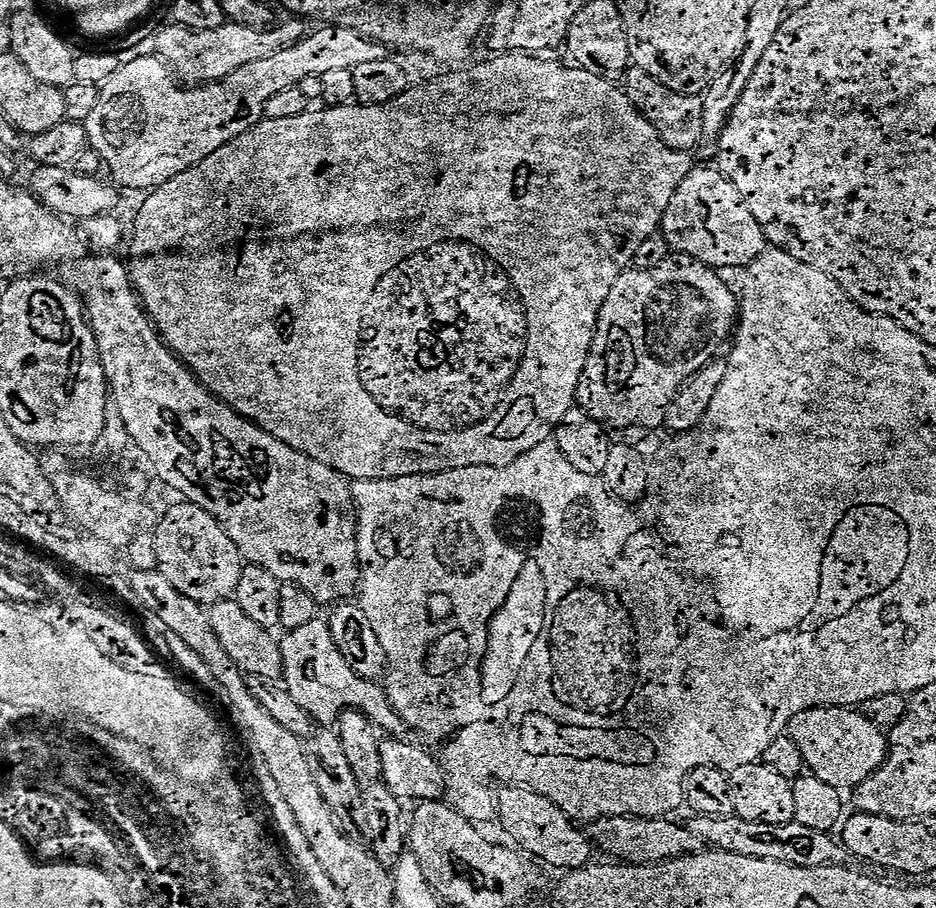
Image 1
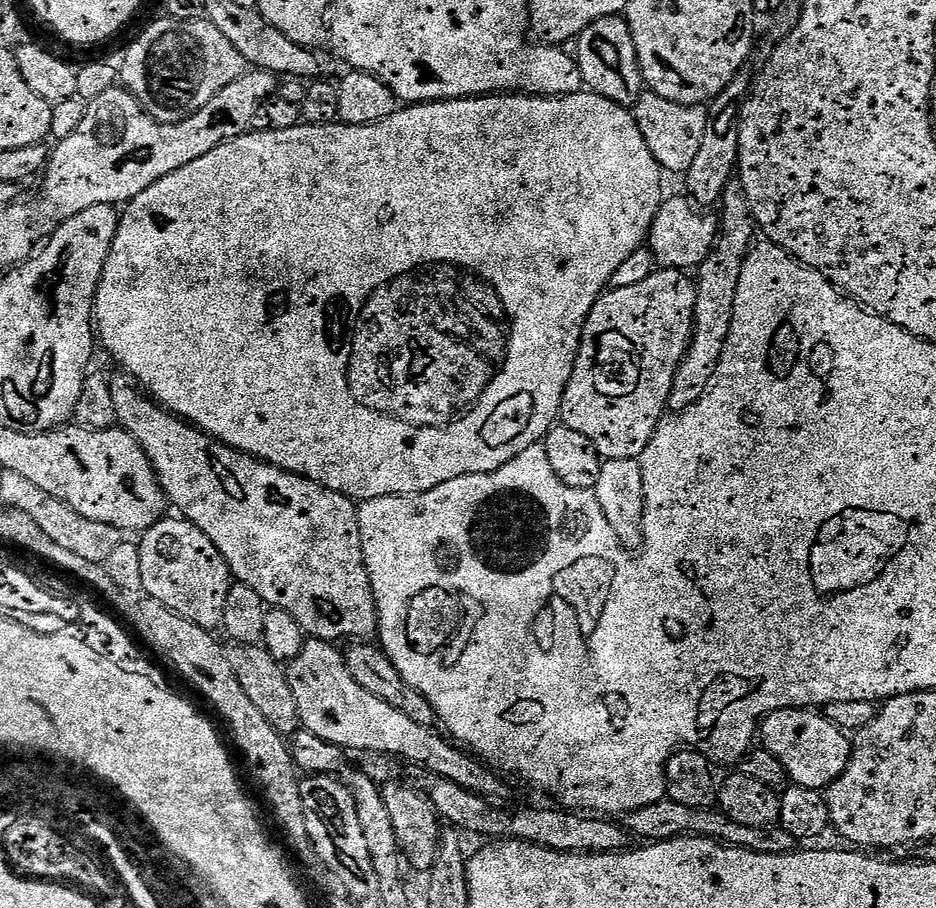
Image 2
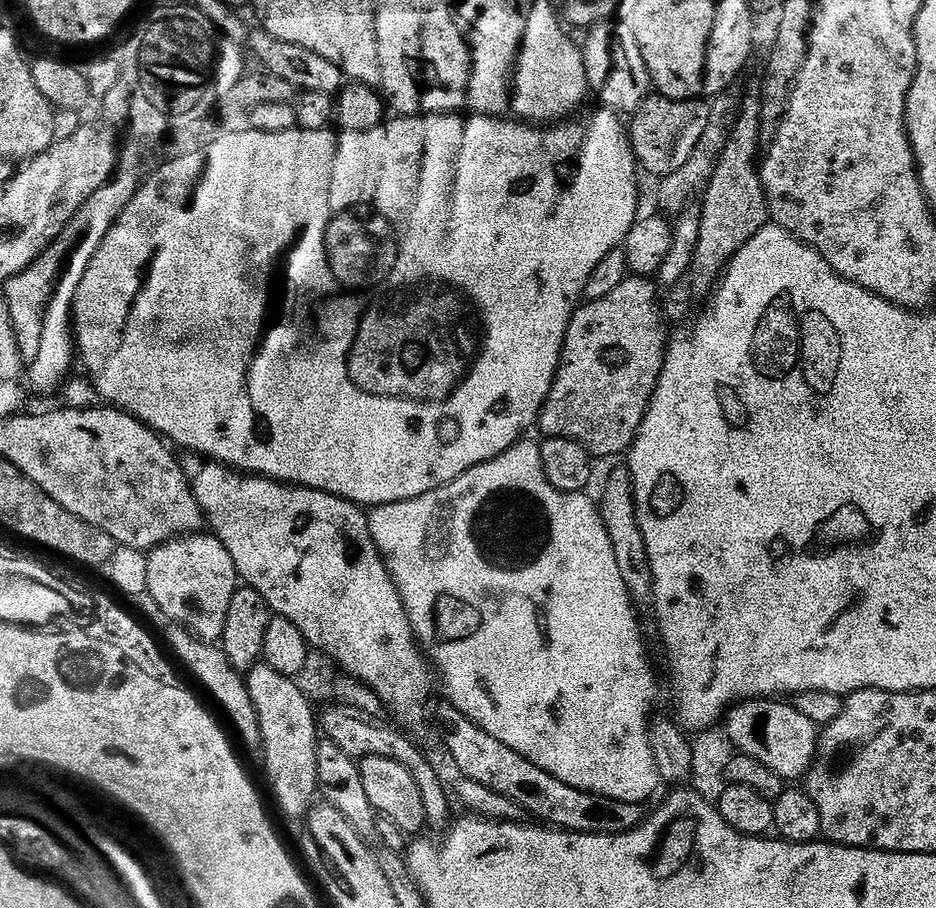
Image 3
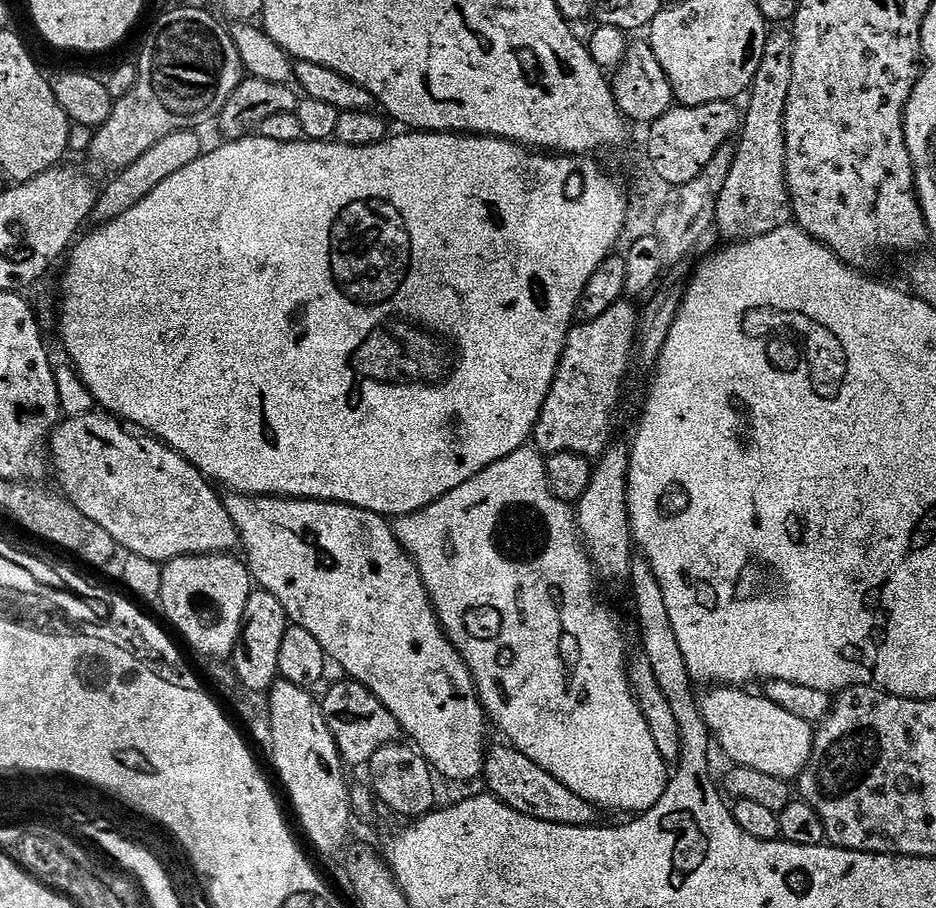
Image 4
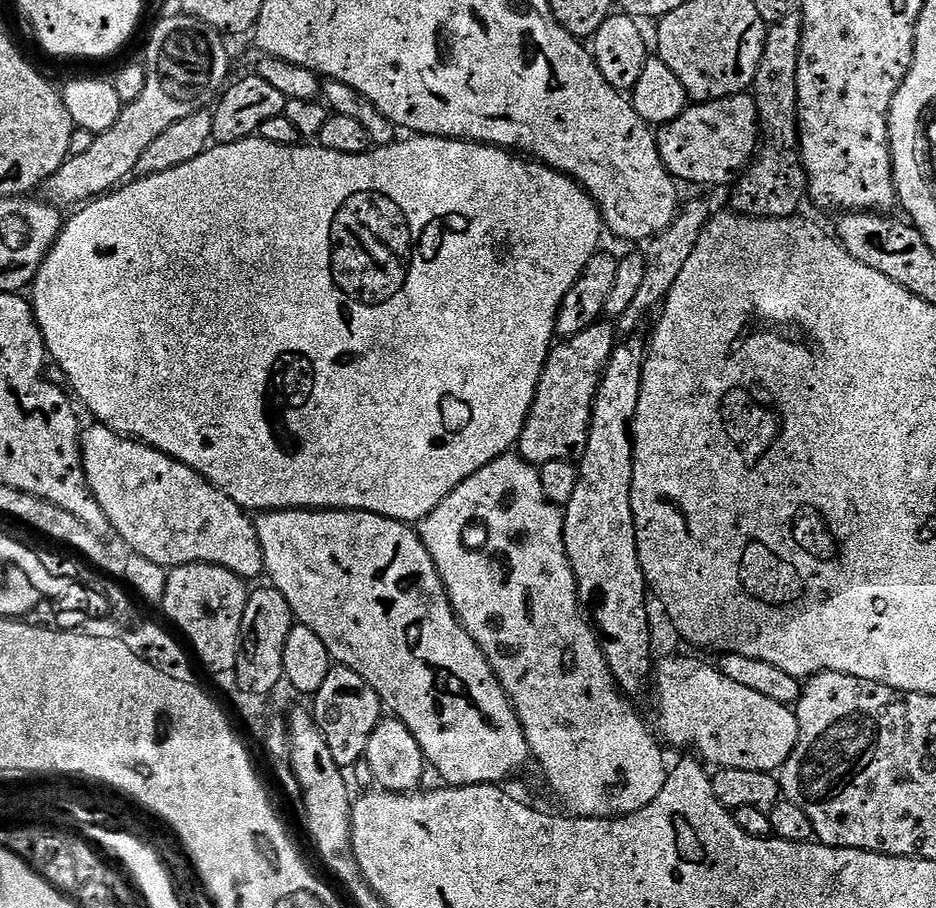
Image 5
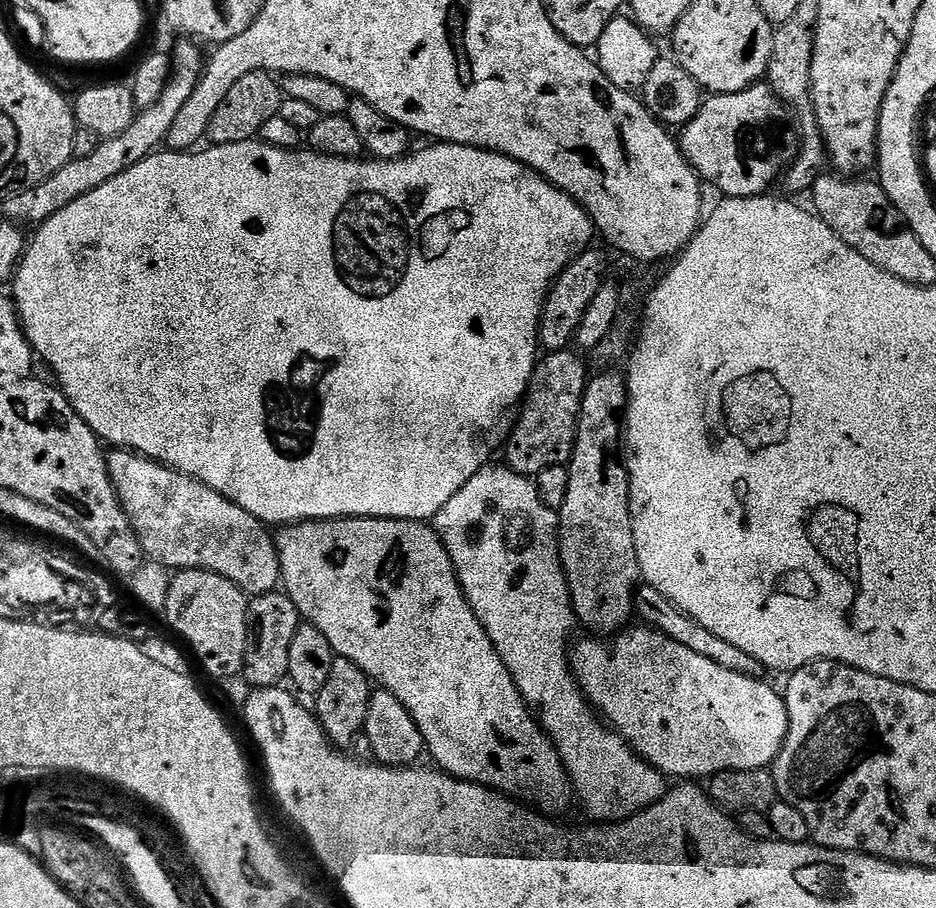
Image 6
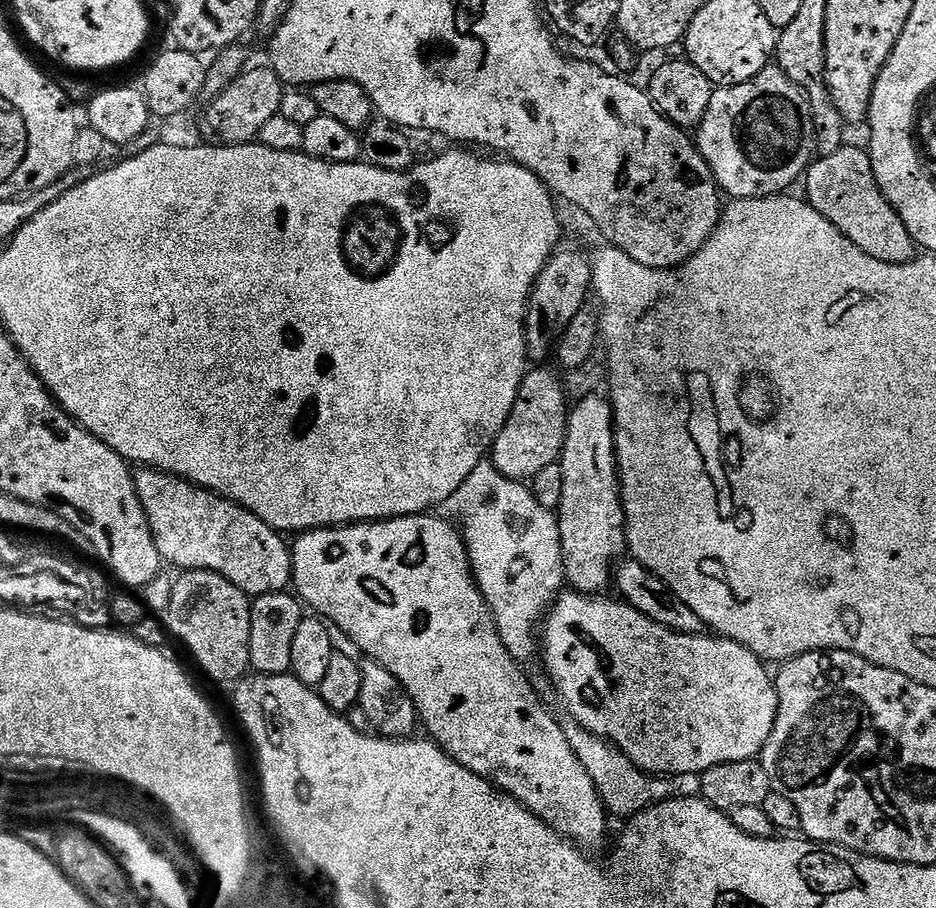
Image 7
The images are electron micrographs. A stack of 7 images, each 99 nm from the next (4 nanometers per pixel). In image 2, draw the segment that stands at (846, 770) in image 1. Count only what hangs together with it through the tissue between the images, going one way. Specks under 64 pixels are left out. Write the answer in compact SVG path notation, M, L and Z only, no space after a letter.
M783 708L771 712L759 725L758 736L763 748L782 762L789 781L797 788L827 790L848 769L854 751L849 733L816 710Z

